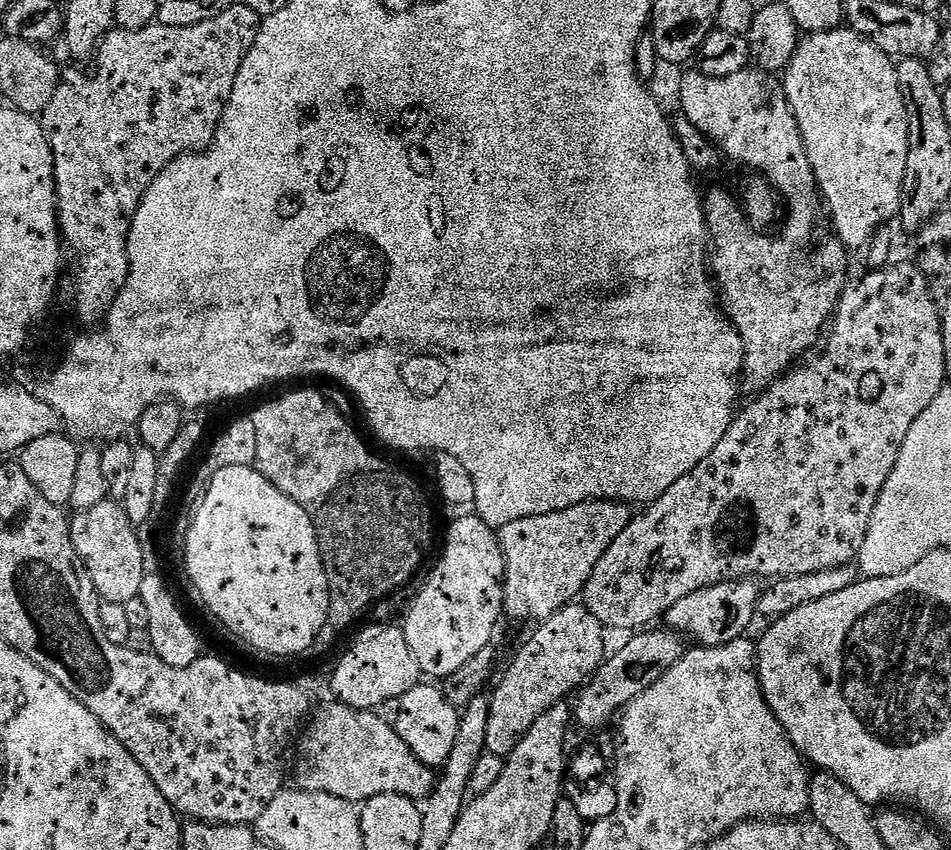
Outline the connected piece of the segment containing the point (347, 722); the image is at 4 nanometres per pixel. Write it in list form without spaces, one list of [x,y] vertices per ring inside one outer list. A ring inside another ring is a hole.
[[[331,702],[325,708],[315,709],[314,715],[307,721],[302,735],[294,748],[294,764],[298,774],[295,787],[302,791],[321,792],[334,795],[335,798],[353,802],[363,802],[378,794],[402,794],[417,802],[431,795],[434,787],[434,772],[418,762],[414,754],[398,738],[395,727],[387,724],[378,714],[366,708],[351,708],[339,702]]]

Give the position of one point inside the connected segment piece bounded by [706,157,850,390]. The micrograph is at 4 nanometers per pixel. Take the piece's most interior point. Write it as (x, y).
(782, 291)

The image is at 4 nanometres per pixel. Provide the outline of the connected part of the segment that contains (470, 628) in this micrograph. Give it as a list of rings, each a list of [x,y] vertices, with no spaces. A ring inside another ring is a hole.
[[[469,514],[460,517],[448,528],[444,536],[444,549],[440,552],[440,561],[432,568],[428,581],[420,588],[420,593],[412,600],[408,608],[408,617],[402,621],[406,634],[406,642],[410,642],[410,650],[414,650],[414,658],[418,658],[421,673],[428,678],[450,677],[470,658],[493,643],[492,635],[496,632],[496,623],[504,610],[504,551],[500,545],[497,529],[492,528],[482,517]]]

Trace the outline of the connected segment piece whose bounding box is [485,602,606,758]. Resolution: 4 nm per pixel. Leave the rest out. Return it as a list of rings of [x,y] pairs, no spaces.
[[[573,602],[559,608],[549,620],[543,621],[540,628],[520,649],[516,657],[508,664],[500,685],[490,693],[489,699],[489,724],[486,726],[485,746],[489,753],[507,758],[516,749],[516,743],[527,734],[530,726],[544,711],[550,710],[556,704],[565,701],[572,690],[579,689],[600,668],[606,659],[604,652],[605,625],[590,614],[583,603]]]

